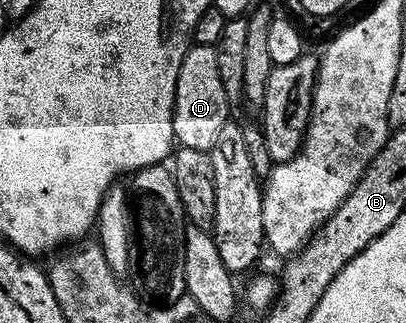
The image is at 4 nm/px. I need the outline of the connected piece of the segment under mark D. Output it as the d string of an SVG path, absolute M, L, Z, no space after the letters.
M192 45L181 60L181 72L177 72L173 112L175 142L179 146L209 152L213 148L213 140L217 137L217 132L221 132L221 124L229 121L227 109L229 103L225 96L225 88L221 84L221 72L217 72L215 47Z

